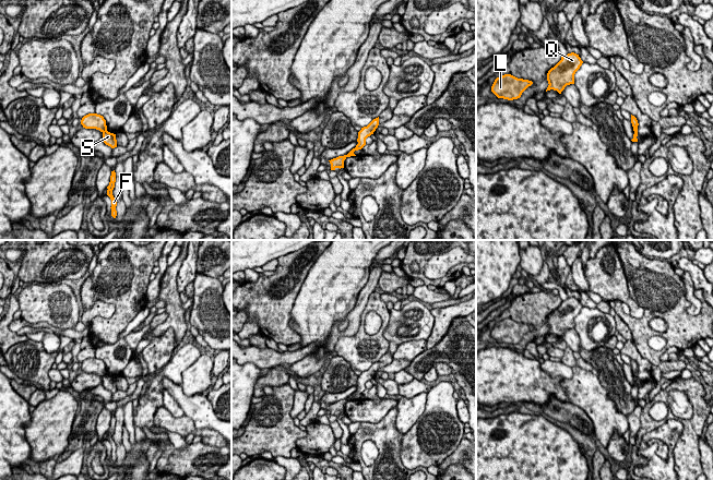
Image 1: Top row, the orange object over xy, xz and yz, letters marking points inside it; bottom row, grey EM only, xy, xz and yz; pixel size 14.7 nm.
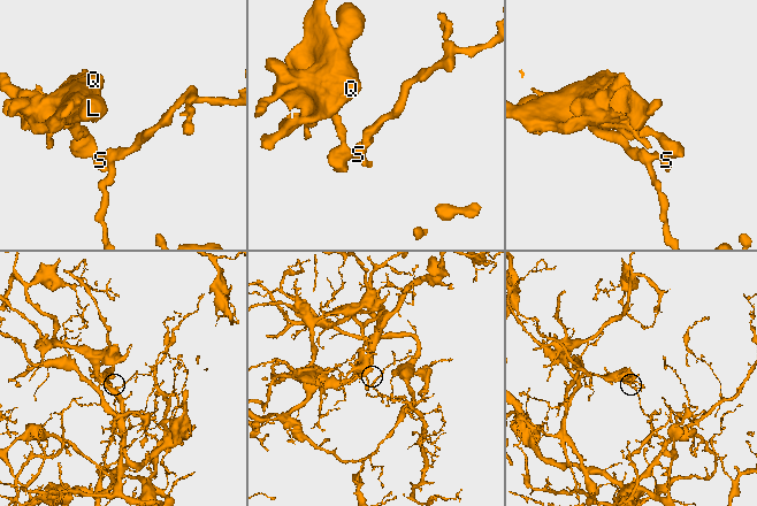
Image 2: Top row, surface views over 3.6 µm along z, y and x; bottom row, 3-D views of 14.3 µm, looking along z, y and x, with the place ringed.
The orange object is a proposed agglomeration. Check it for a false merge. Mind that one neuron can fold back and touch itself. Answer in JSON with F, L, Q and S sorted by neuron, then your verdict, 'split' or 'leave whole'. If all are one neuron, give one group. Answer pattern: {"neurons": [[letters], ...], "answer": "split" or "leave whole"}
{"neurons": [["F", "S"], ["L", "Q"]], "answer": "split"}

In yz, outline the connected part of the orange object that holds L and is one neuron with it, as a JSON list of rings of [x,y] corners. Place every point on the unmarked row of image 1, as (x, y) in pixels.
[[[504,319],[495,324],[491,336],[498,343],[513,345],[520,343],[522,337],[532,328],[532,325],[518,323],[511,319]]]

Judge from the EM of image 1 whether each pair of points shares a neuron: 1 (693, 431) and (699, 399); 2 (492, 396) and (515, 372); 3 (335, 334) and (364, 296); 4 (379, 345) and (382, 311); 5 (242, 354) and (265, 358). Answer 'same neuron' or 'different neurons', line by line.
1: same neuron
2: same neuron
3: same neuron
4: same neuron
5: same neuron

